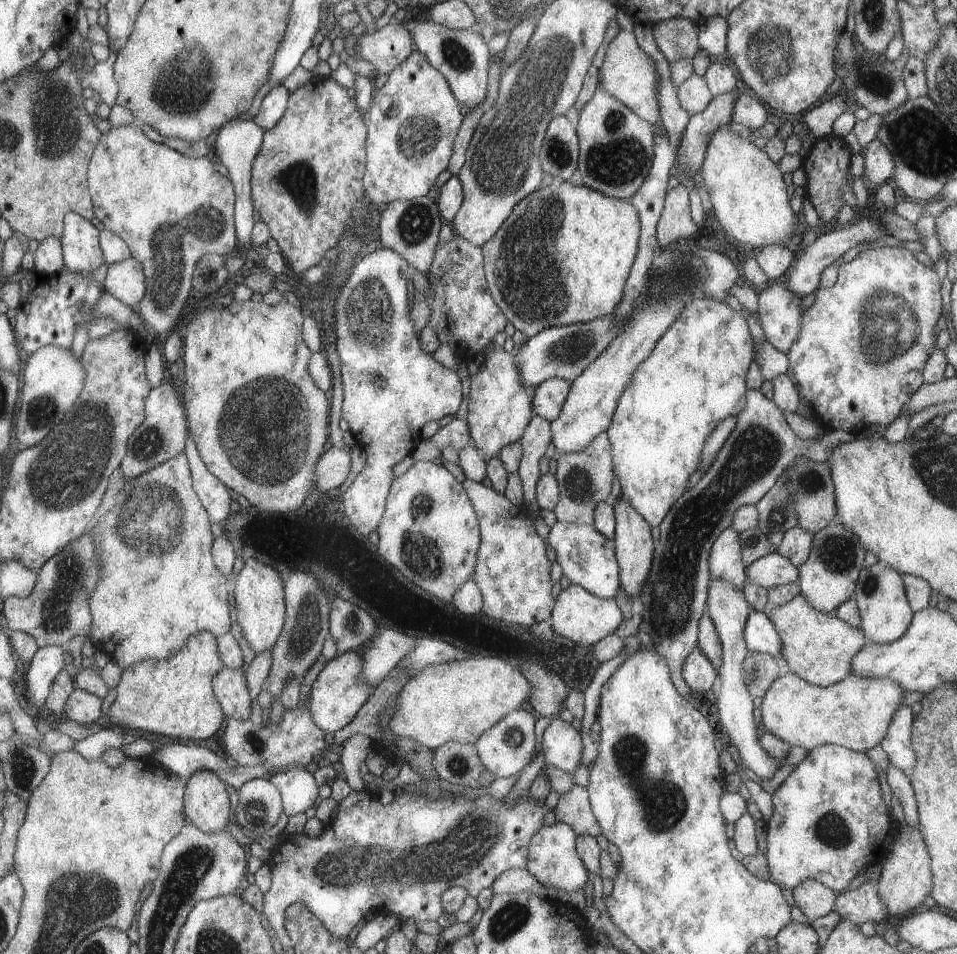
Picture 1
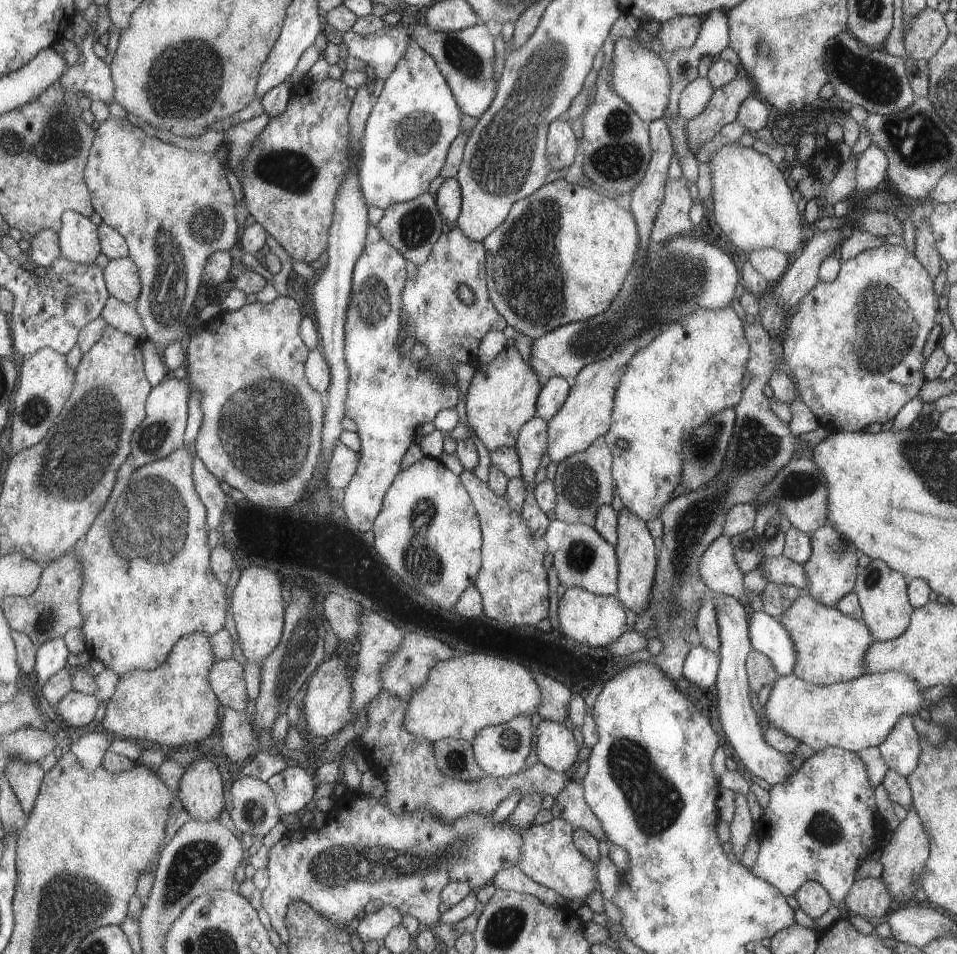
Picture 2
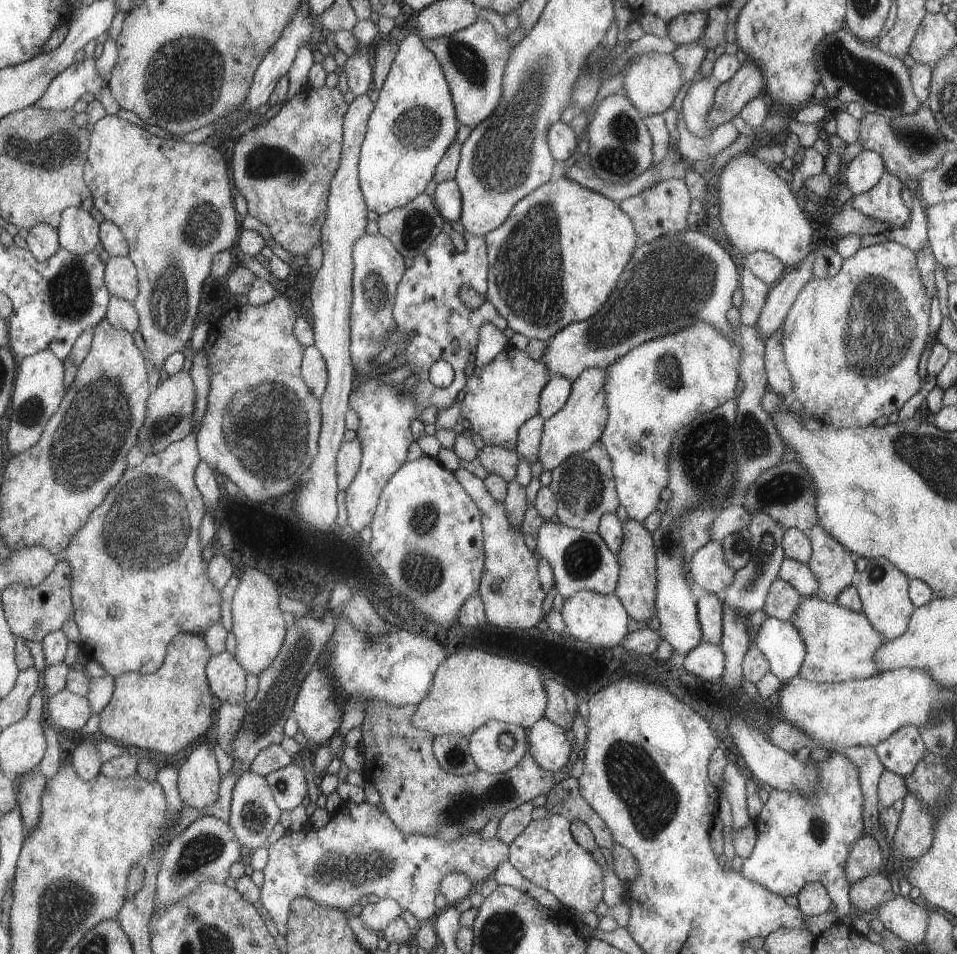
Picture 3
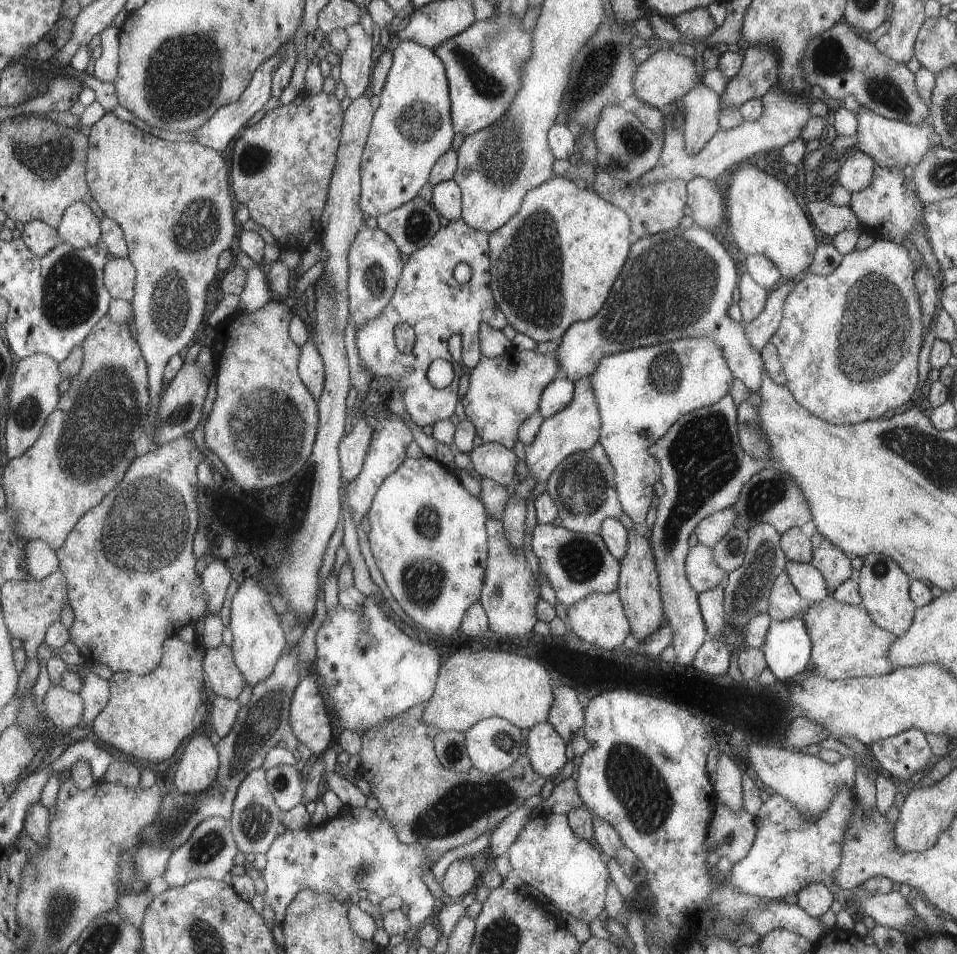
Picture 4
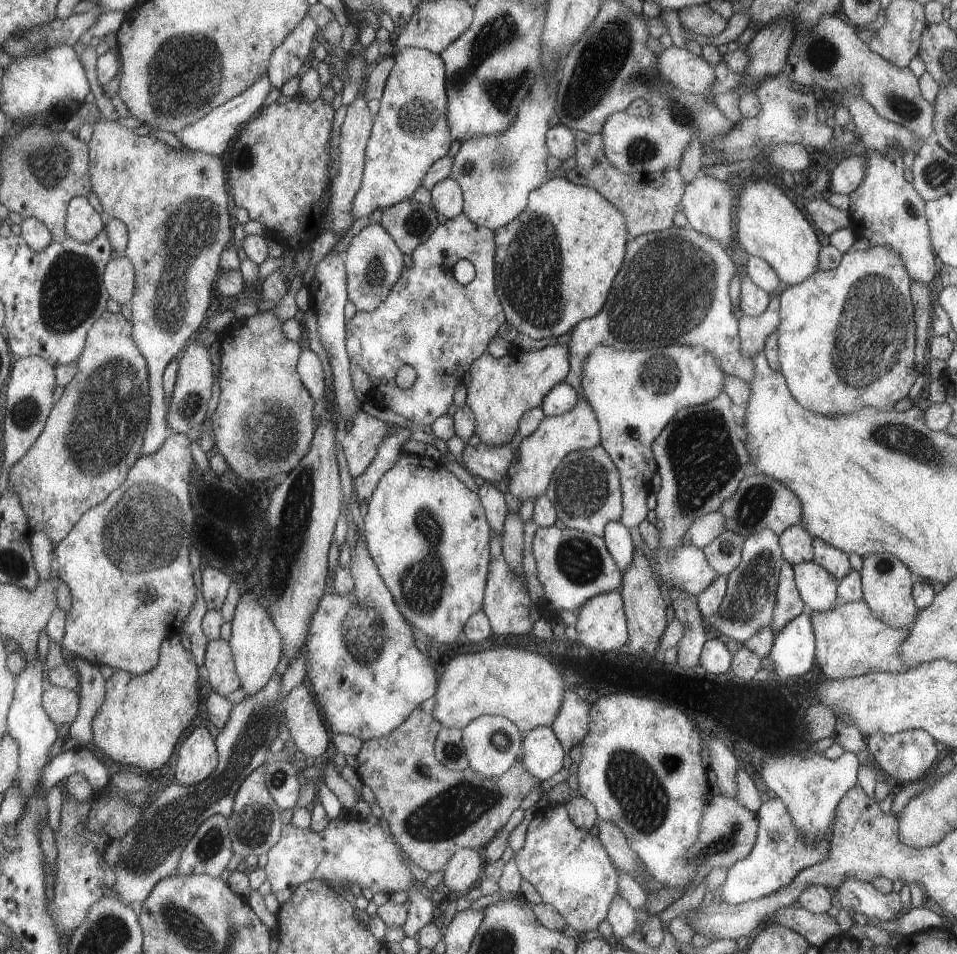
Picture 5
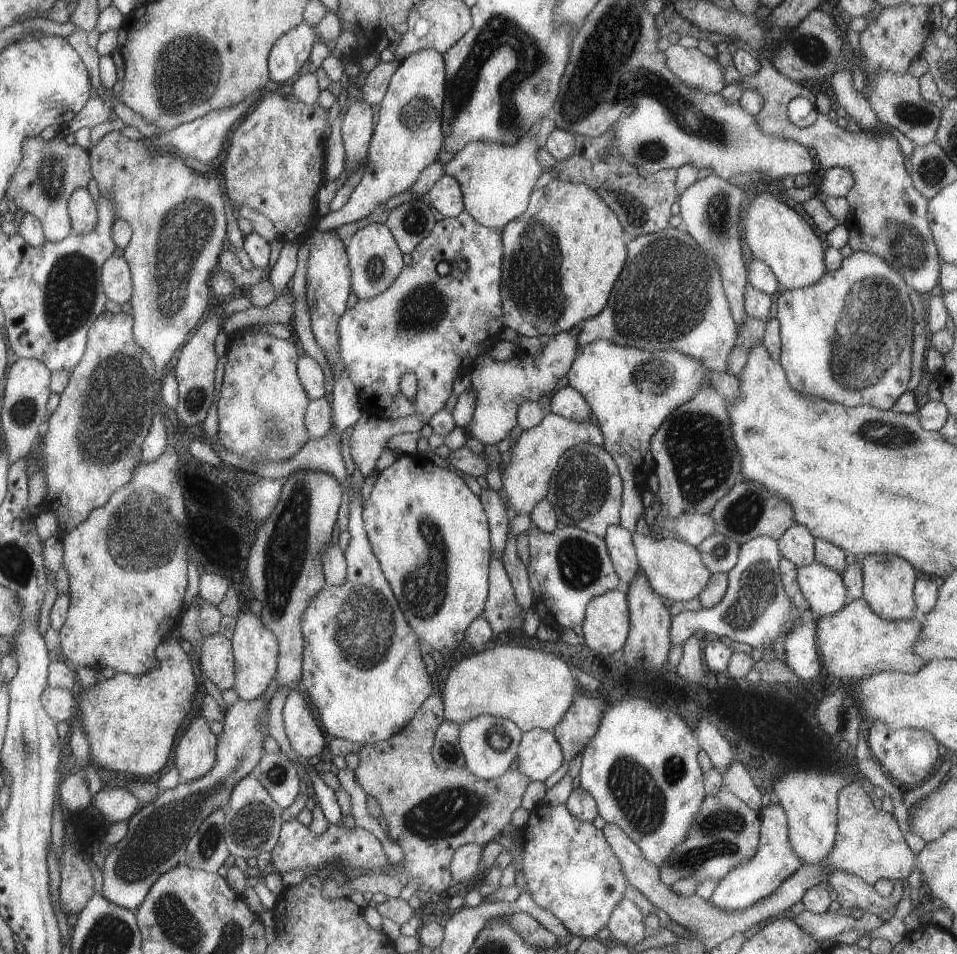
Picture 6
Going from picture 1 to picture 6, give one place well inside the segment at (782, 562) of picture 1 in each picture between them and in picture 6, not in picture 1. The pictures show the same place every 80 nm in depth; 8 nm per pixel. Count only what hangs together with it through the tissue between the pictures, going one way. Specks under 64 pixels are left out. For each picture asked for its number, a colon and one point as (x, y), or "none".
2: (778, 570)
3: (798, 575)
4: (811, 585)
5: (817, 588)
6: (823, 589)

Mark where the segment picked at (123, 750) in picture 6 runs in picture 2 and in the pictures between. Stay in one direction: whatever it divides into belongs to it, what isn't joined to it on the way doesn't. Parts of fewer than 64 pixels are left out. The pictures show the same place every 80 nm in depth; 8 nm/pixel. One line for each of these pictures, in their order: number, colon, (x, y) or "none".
2: (174, 705)
3: (163, 712)
4: (148, 716)
5: (139, 724)

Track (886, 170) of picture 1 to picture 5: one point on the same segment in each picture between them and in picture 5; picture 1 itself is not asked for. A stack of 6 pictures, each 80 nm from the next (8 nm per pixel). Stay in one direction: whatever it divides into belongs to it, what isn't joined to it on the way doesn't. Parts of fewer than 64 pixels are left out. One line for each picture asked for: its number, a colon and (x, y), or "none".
2: (871, 169)
3: (861, 173)
4: (857, 170)
5: (846, 175)

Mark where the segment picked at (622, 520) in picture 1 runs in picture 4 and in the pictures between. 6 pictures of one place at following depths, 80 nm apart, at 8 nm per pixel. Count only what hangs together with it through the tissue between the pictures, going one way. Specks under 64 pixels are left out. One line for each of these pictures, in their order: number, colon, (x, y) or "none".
2: (635, 554)
3: (636, 558)
4: (637, 588)

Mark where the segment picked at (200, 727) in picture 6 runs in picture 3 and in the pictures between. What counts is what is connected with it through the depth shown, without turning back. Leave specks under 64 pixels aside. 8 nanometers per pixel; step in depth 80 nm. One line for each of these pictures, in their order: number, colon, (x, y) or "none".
3: (199, 779)
4: (197, 771)
5: (198, 757)

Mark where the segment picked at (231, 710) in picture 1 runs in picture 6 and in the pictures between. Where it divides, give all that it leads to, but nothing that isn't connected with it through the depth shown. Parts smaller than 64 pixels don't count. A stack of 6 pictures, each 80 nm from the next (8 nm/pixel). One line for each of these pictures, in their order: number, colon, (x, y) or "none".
2: (227, 679)
3: (228, 679)
4: (224, 675)
5: (223, 677)
6: (218, 659)

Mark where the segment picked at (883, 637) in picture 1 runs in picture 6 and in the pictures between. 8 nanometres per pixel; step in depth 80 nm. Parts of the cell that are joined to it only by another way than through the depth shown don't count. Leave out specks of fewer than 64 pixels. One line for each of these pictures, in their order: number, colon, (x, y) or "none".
2: (880, 590)
3: (882, 588)
4: (882, 584)
5: (885, 581)
6: (887, 579)

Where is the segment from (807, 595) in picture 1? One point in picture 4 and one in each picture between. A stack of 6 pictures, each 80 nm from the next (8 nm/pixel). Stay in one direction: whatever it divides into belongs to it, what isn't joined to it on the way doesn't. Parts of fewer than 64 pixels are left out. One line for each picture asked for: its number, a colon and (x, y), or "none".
2: (831, 570)
3: (831, 562)
4: (828, 559)

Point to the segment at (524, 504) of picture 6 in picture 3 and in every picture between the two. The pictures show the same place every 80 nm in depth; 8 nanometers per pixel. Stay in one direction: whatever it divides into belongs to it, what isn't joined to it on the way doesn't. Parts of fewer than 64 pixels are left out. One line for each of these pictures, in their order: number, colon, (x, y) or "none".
3: (579, 422)
4: (574, 429)
5: (540, 453)

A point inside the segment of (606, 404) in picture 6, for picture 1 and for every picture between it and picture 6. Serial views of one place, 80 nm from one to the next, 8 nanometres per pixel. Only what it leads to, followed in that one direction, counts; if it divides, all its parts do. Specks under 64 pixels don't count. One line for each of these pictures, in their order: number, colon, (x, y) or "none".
1: (694, 377)
2: (691, 370)
3: (658, 387)
4: (639, 393)
5: (634, 394)

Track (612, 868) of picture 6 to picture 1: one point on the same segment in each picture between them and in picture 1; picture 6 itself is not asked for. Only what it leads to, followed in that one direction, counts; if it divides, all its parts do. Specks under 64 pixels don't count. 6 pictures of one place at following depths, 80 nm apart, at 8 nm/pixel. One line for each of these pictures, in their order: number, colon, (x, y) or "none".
1: (553, 861)
2: (549, 856)
3: (545, 853)
4: (546, 854)
5: (569, 869)

